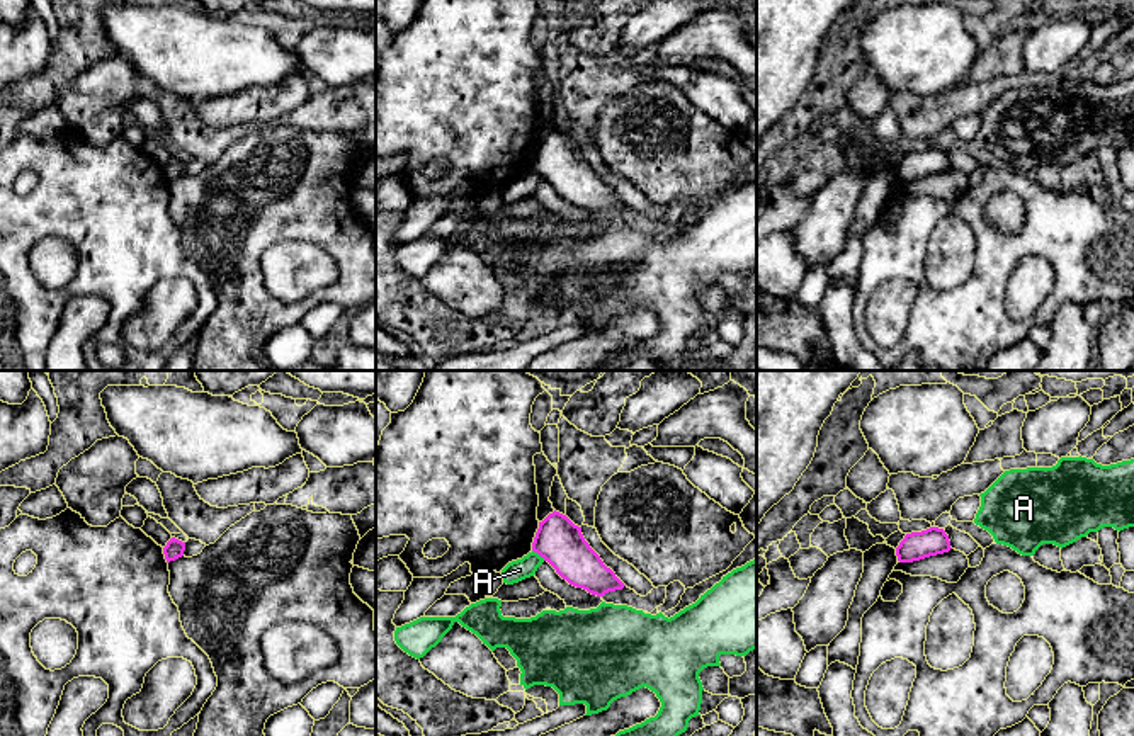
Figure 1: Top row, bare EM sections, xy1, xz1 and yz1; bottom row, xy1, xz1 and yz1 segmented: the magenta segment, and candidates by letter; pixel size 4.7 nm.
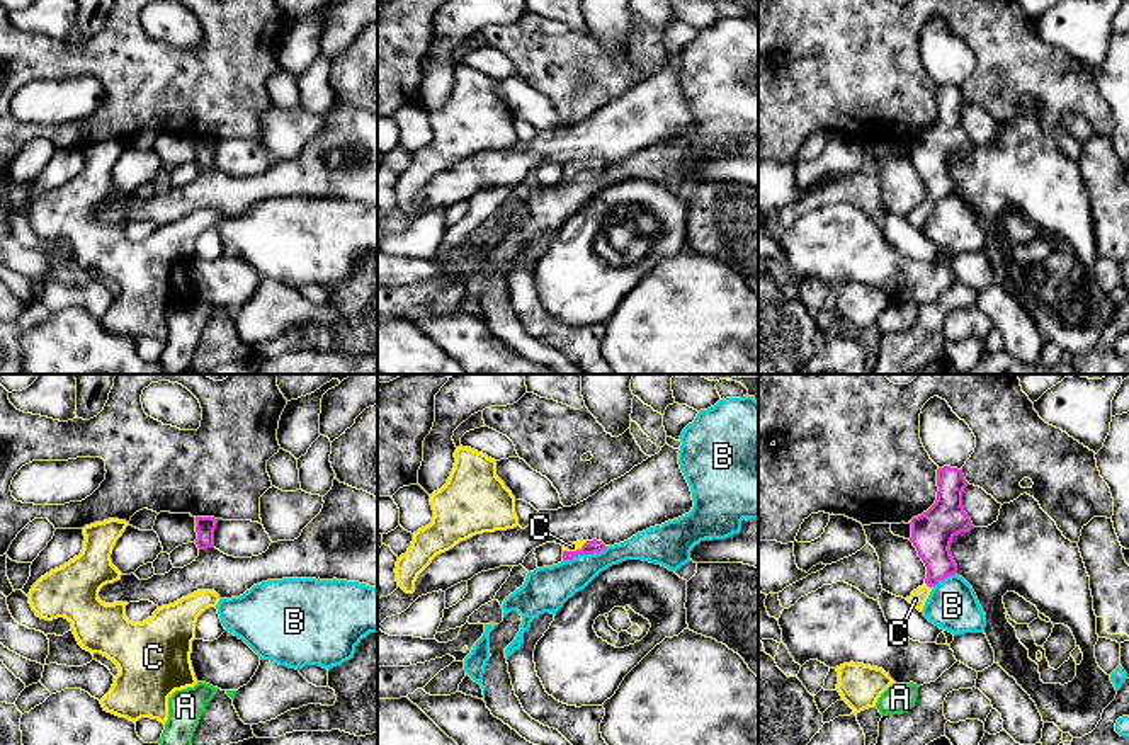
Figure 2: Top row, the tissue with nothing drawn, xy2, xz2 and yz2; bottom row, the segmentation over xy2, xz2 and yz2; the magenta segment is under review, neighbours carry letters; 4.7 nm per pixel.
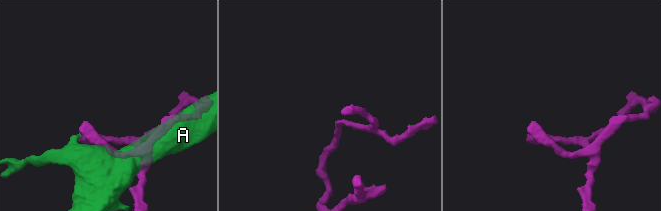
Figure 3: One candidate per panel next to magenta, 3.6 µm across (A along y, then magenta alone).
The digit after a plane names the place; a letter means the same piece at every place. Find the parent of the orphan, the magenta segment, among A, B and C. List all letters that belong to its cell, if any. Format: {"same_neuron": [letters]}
{"same_neuron": ["C"]}

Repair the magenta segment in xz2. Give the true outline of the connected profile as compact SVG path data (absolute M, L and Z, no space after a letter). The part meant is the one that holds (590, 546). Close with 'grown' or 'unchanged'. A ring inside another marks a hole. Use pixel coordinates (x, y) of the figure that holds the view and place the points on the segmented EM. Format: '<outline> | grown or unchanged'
M576 541L563 546L563 560L570 561L578 554L593 554L605 549L602 541Z | grown

